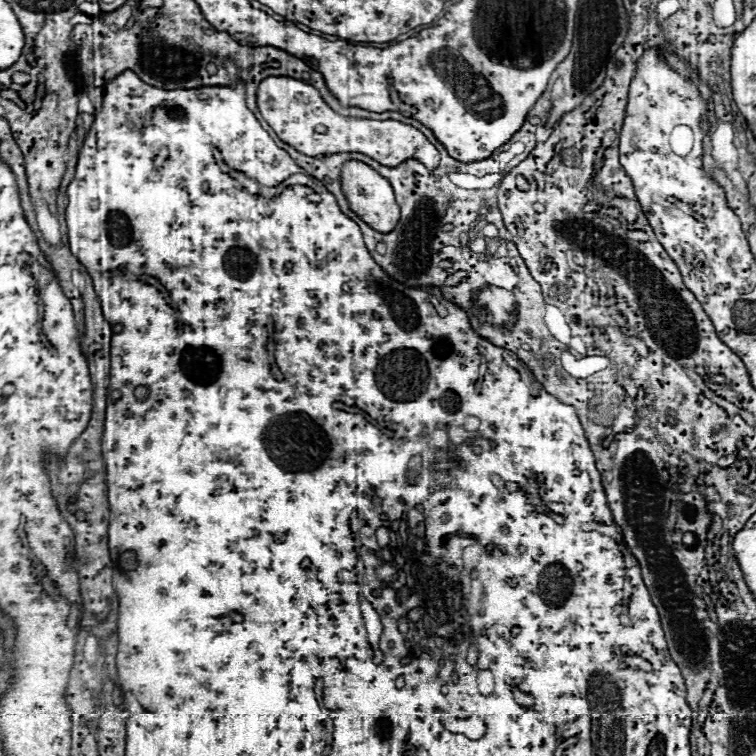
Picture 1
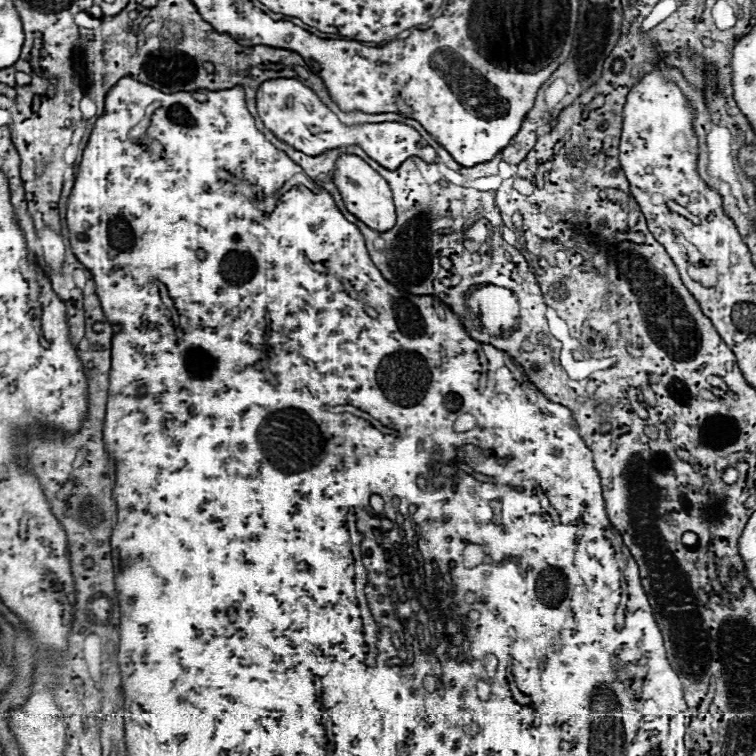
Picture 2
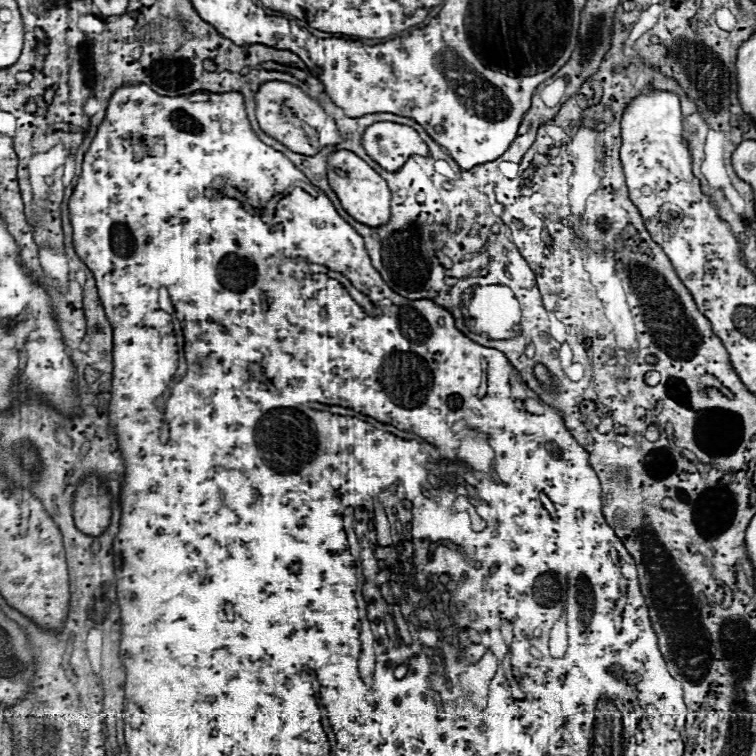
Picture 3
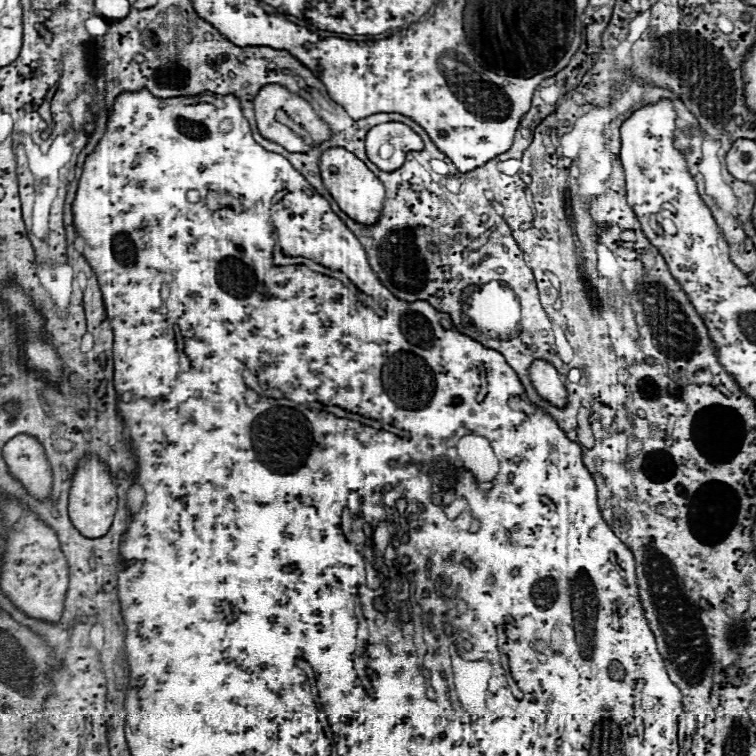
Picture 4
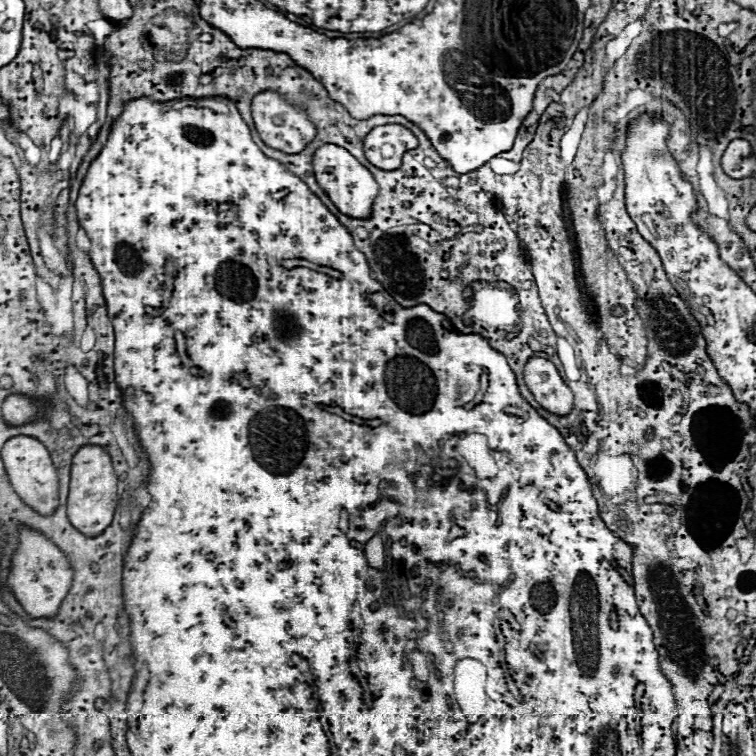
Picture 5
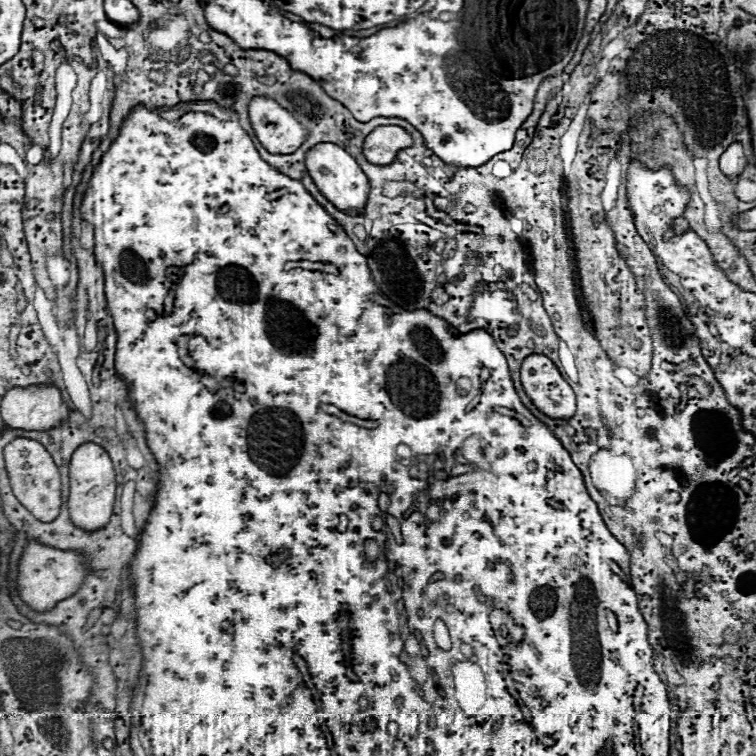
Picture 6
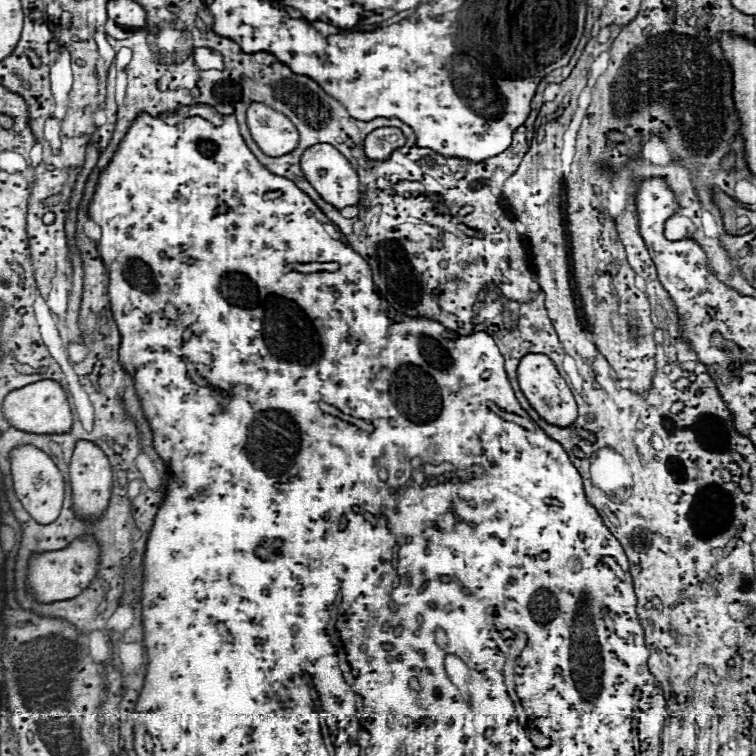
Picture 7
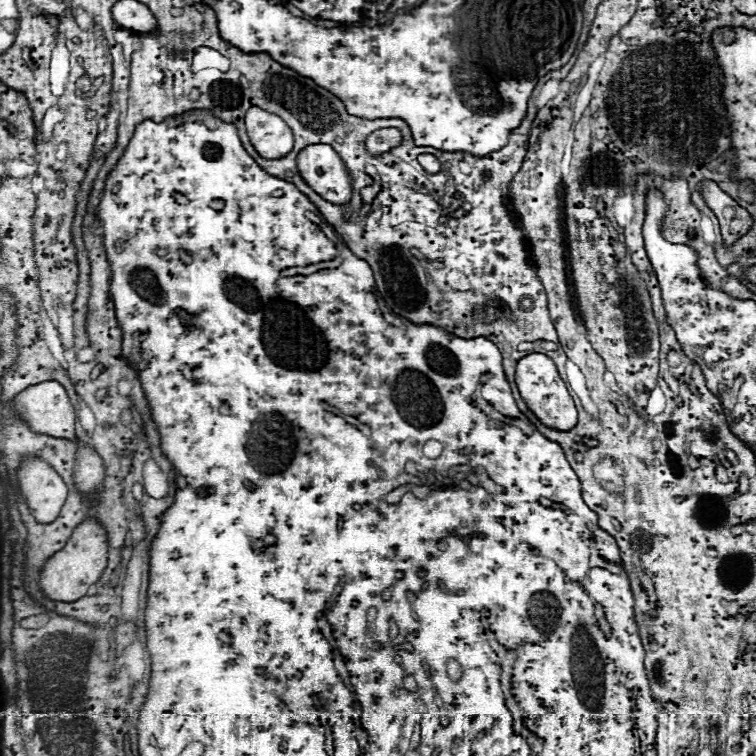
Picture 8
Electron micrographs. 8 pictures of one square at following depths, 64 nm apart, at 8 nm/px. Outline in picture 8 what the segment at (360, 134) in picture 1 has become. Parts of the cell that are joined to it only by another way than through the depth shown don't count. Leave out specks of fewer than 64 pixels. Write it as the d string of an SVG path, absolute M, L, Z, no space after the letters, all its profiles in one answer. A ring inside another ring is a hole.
M252 106L246 112L246 130L250 142L264 158L286 156L294 146L294 134L280 116ZM380 128L374 130L368 138L366 138L366 150L374 156L390 152L392 148L402 144L402 134L398 128Z

